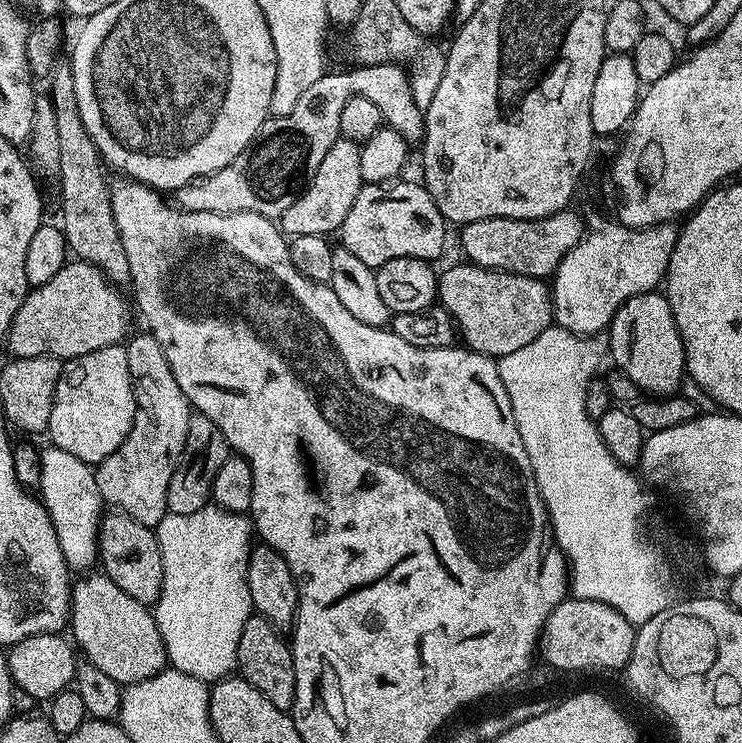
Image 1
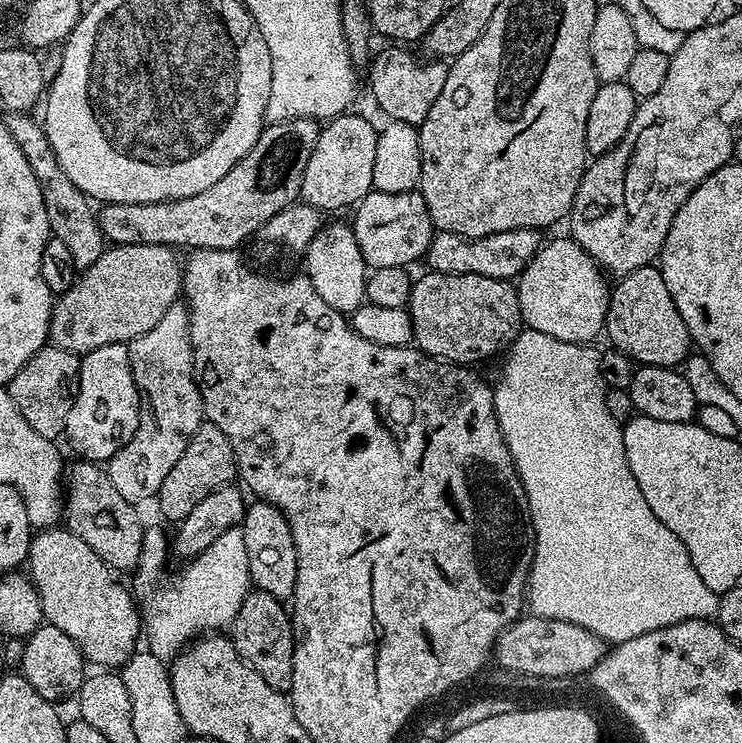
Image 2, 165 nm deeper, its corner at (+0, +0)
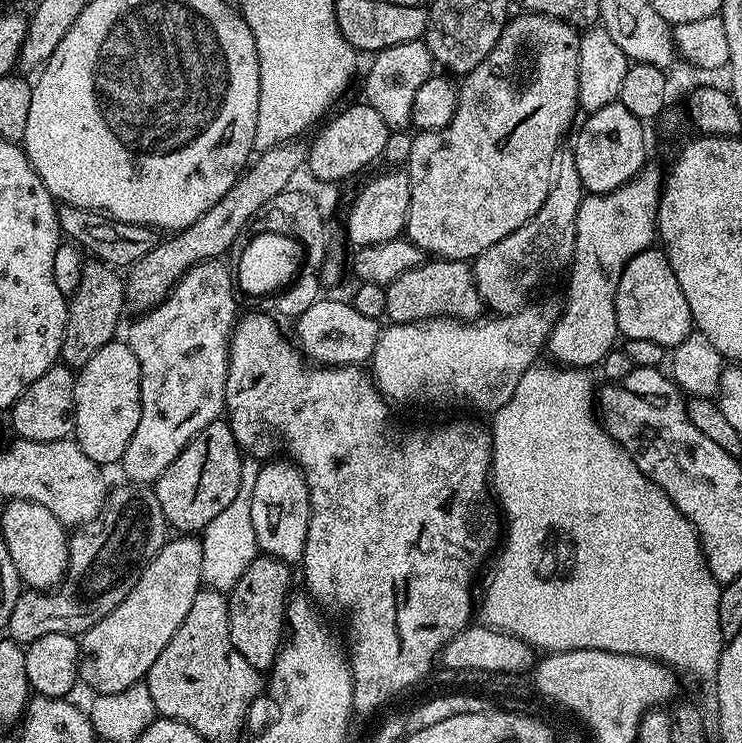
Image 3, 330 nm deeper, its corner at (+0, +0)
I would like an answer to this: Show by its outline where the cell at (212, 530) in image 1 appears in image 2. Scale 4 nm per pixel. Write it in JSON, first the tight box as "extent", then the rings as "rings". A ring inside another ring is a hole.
{"extent":[134,526,250,662],"rings":[[[239,526],[226,530],[226,534],[210,542],[202,554],[191,557],[176,584],[160,584],[164,580],[164,548],[166,552],[163,530],[145,527],[142,554],[134,577],[142,587],[148,588],[144,592],[144,604],[142,600],[142,636],[147,651],[152,652],[154,658],[171,662],[189,642],[205,634],[219,633],[231,625],[238,606],[242,606],[249,594],[250,570],[246,562],[246,542]]]}

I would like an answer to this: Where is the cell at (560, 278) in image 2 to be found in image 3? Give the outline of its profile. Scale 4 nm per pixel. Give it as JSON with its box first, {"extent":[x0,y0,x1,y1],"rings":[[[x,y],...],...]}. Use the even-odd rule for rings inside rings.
{"extent":[370,302,557,414],"rings":[[[529,302],[516,312],[509,312],[501,315],[499,318],[492,318],[496,320],[485,319],[480,323],[449,320],[447,316],[437,316],[434,320],[419,320],[417,324],[391,323],[381,331],[378,338],[378,346],[374,346],[374,354],[370,361],[370,375],[375,380],[380,395],[392,402],[397,400],[400,404],[448,404],[451,400],[461,400],[464,404],[473,404],[474,407],[481,408],[482,411],[488,412],[487,414],[495,414],[499,408],[506,406],[506,402],[510,402],[510,398],[514,394],[522,374],[526,374],[526,370],[537,363],[536,355],[542,352],[542,349],[545,347],[548,336],[556,324],[557,315],[557,305],[555,308],[552,304]]]}

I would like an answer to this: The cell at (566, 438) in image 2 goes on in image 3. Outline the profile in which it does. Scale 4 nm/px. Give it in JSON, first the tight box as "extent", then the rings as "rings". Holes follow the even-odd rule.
{"extent":[478,364,726,698],"rings":[[[542,364],[530,367],[526,370],[526,374],[522,374],[510,402],[506,402],[506,406],[499,408],[491,417],[490,492],[498,508],[500,503],[499,511],[502,513],[504,533],[502,547],[495,553],[496,565],[489,570],[488,581],[484,584],[484,597],[481,600],[479,597],[478,600],[479,619],[489,628],[517,636],[534,650],[540,651],[541,648],[541,653],[544,654],[570,650],[606,650],[658,660],[677,673],[685,672],[686,675],[692,676],[693,682],[700,687],[702,695],[708,698],[715,697],[718,662],[726,643],[722,626],[718,626],[718,598],[722,585],[712,577],[706,566],[706,558],[700,548],[700,537],[697,536],[691,522],[670,502],[667,494],[655,482],[648,480],[646,474],[638,470],[628,451],[604,431],[604,426],[594,411],[594,388],[592,392],[589,373],[571,366],[551,368],[548,364]]]}

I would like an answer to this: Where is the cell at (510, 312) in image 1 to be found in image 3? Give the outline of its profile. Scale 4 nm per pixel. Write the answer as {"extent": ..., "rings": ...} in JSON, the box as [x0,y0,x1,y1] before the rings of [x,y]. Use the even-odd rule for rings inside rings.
{"extent":[384,259,486,324],"rings":[[[429,259],[414,270],[398,274],[398,278],[394,278],[394,282],[385,287],[384,293],[384,316],[393,324],[417,324],[419,320],[434,320],[437,316],[447,316],[449,320],[461,322],[476,322],[486,312],[486,305],[472,277],[472,264],[463,260]]]}

